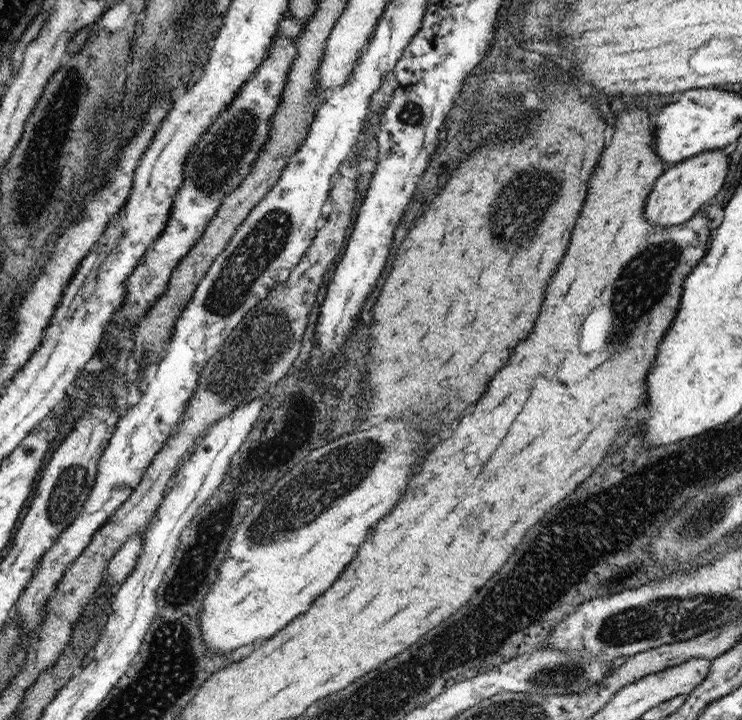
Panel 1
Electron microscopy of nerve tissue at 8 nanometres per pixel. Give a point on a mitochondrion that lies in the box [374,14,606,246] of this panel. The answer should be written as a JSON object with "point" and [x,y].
{"point":[411,114]}

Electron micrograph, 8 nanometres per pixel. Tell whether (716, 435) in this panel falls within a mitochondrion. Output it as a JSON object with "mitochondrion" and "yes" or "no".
{"mitochondrion":"no"}

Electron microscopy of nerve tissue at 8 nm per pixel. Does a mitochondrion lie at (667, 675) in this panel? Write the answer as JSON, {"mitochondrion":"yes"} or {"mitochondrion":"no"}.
{"mitochondrion":"no"}

